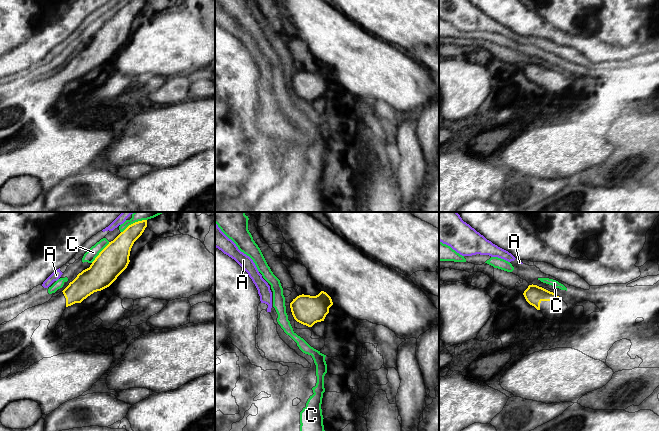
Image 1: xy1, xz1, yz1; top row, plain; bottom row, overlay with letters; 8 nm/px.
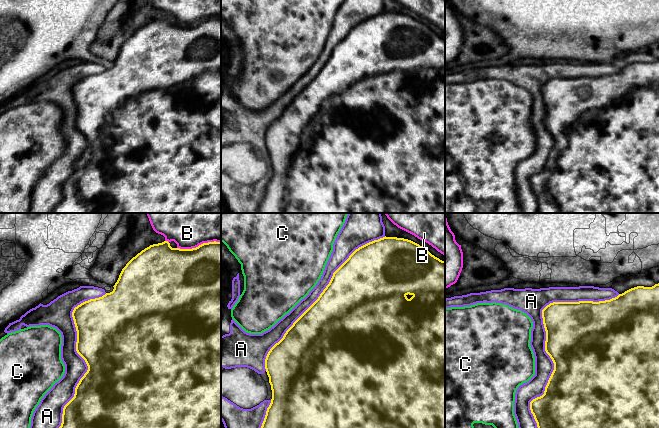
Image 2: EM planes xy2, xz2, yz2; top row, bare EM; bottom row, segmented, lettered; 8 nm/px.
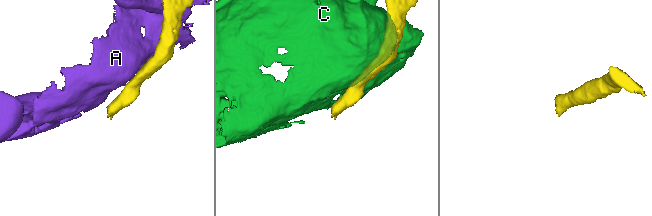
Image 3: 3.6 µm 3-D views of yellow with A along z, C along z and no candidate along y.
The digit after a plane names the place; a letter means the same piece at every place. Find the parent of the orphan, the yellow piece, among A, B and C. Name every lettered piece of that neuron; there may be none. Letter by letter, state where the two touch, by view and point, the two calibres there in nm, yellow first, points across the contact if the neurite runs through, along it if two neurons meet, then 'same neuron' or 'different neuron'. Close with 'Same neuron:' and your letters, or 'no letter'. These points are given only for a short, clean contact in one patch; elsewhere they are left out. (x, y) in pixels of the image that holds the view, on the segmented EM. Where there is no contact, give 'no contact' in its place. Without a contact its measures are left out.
A: meets yellow in yz2 at (546, 332); 500 nm thick on the yellow side, 170 nm on the other; different neuron
B: meets yellow in xy2 at (199, 245); 500 nm thick on the yellow side, 480 nm on the other; different neuron
C: meets yellow in xy1 at (100, 252); 240 nm thick on the yellow side, 90 nm on the other; different neuron
Same neuron: no letter

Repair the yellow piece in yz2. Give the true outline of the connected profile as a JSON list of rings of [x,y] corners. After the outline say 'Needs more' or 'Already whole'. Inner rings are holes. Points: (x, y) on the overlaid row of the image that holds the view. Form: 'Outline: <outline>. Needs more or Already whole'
Outline: [[[659,283],[652,287],[637,286],[605,301],[553,302],[542,310],[542,318],[546,331],[545,351],[554,363],[554,370],[545,387],[544,394],[530,402],[530,410],[538,428],[659,428]]]. Already whole

